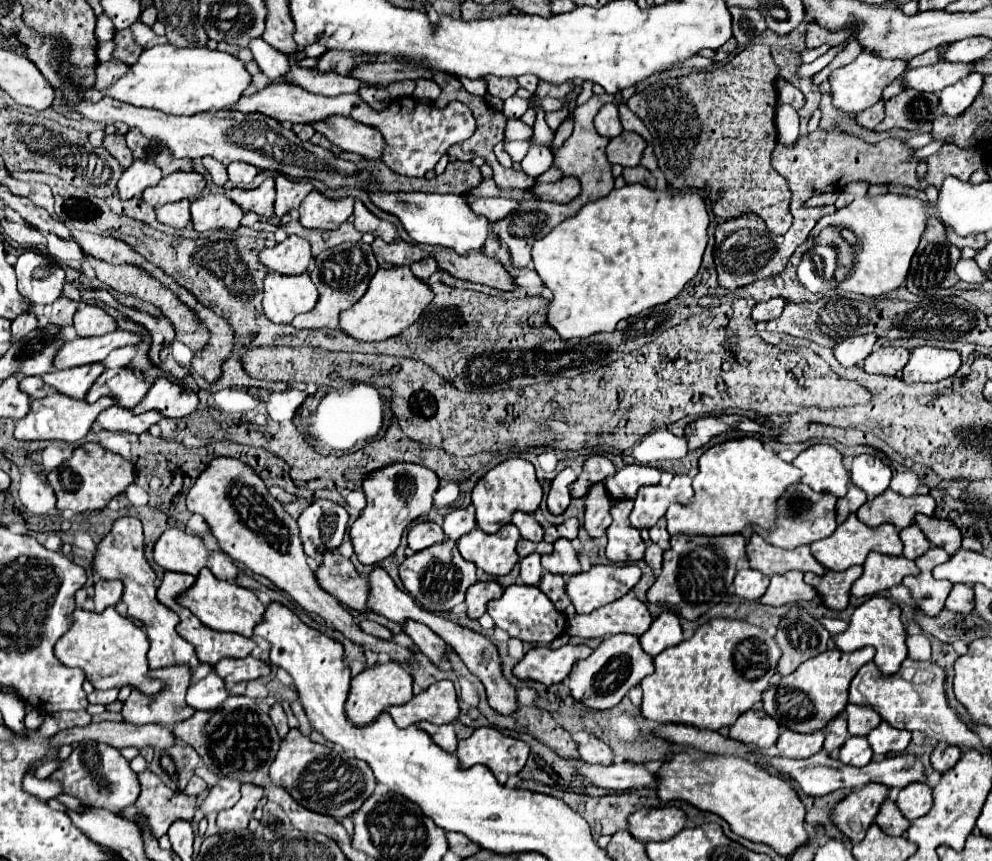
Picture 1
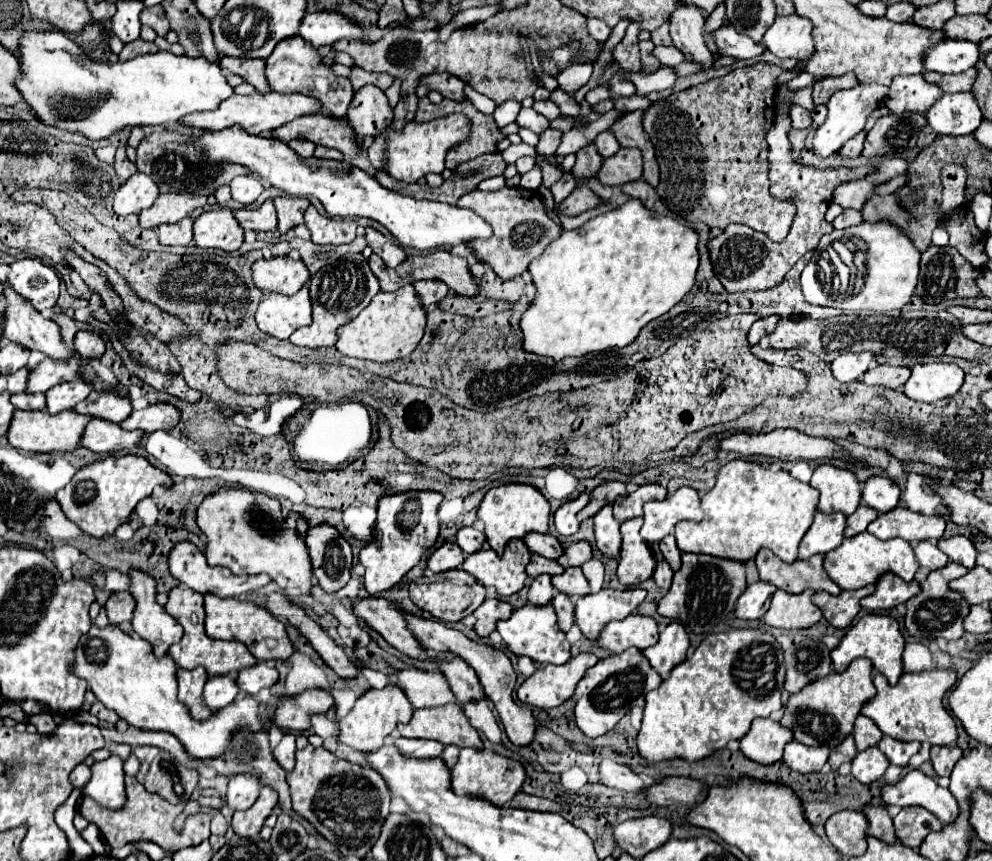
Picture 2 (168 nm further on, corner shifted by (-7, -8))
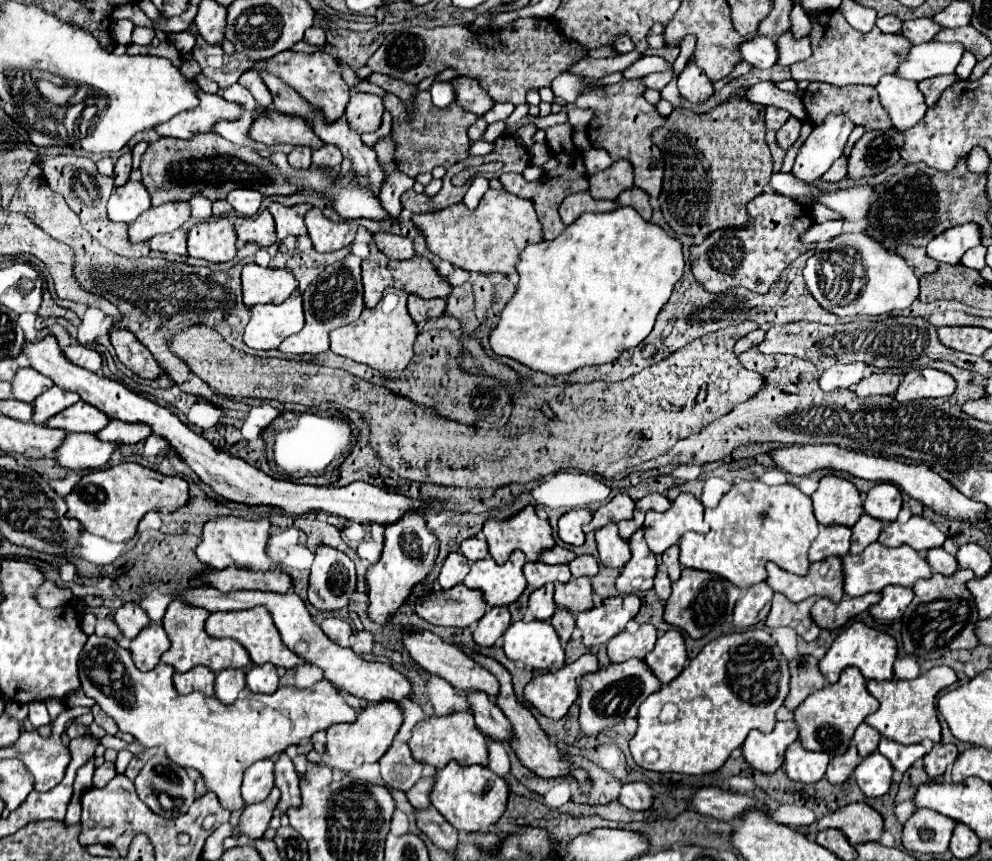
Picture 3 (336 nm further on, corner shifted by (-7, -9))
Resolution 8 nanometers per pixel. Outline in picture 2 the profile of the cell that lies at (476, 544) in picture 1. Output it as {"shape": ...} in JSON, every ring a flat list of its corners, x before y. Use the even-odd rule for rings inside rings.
{"shape":[[514,539,506,545,502,557,498,557,492,549,480,549,466,557,462,569,484,587,494,587,500,597,508,597,524,587,524,569,530,561,530,555,532,553,524,545,524,541]]}

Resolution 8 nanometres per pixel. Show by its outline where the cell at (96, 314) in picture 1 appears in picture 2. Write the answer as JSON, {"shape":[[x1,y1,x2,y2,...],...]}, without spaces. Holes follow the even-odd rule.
{"shape":[[78,331,74,337,74,349,80,357,92,357,92,359,100,359,104,355,104,341,92,333,92,331]]}

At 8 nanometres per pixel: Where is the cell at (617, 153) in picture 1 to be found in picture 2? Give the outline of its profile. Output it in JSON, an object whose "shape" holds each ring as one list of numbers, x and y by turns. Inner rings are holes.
{"shape":[[620,149,616,155,602,161,596,179,602,185,614,187,636,181,642,177,642,153,640,149]]}

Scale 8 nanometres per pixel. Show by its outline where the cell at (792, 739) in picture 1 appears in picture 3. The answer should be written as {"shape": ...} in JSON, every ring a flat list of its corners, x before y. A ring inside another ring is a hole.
{"shape":[[794,742,786,748,784,754,784,770,790,776,790,780,794,782,804,782,804,784,812,784,818,782,824,772,826,766,830,762,830,756,824,752,808,752,800,746,800,742]]}

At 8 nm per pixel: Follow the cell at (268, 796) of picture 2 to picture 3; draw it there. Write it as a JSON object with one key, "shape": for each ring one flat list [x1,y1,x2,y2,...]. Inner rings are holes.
{"shape":[[272,788,270,796,260,802,260,804,252,804,252,806,246,806,242,816,240,816,240,822,238,822,238,830,242,834,246,834,252,842,260,840,268,828,268,822,272,818,272,812,278,804,278,798,280,798,280,790,278,788]]}

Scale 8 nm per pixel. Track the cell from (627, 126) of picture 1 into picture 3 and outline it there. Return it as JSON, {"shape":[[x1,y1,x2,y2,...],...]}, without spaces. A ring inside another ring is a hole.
{"shape":[[622,80,618,84,606,86,606,88,588,88,578,96,574,102,576,108,592,108,596,112,596,118,588,126,588,138,592,146,604,148,610,152,612,160,626,158,634,164,634,184,642,190,646,190,652,198,660,194,662,188,662,174,664,174,664,158,658,146,650,140,652,130,656,126,664,124,664,118,656,112,652,104,644,100,646,86,640,80]]}

